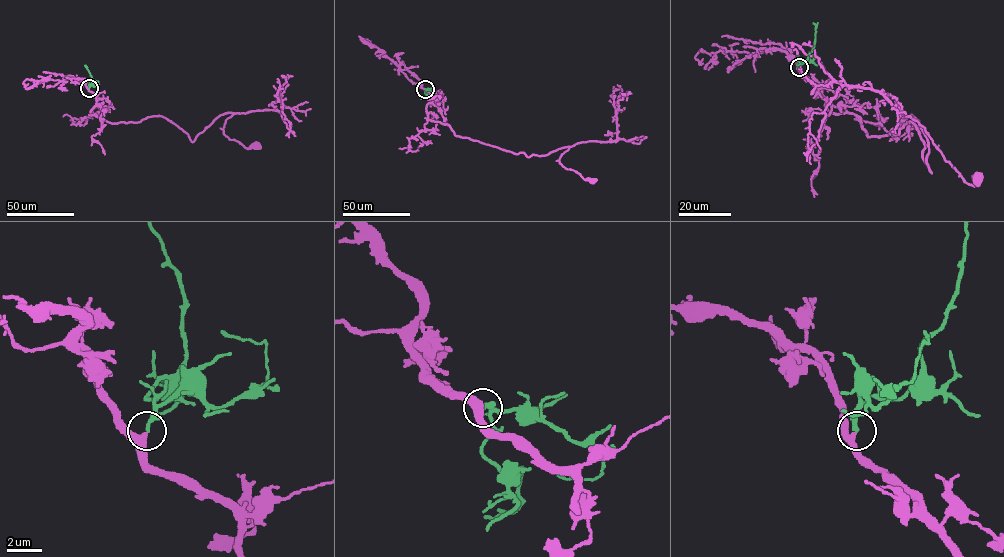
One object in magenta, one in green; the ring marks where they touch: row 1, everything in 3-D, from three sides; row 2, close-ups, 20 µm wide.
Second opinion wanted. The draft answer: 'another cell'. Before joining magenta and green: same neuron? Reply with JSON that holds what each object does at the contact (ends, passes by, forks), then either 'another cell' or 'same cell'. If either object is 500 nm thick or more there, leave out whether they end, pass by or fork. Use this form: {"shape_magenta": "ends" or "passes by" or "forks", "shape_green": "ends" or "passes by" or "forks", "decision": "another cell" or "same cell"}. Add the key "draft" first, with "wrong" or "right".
{"draft": "wrong", "shape_magenta": "passes by", "shape_green": "ends", "decision": "same cell"}

